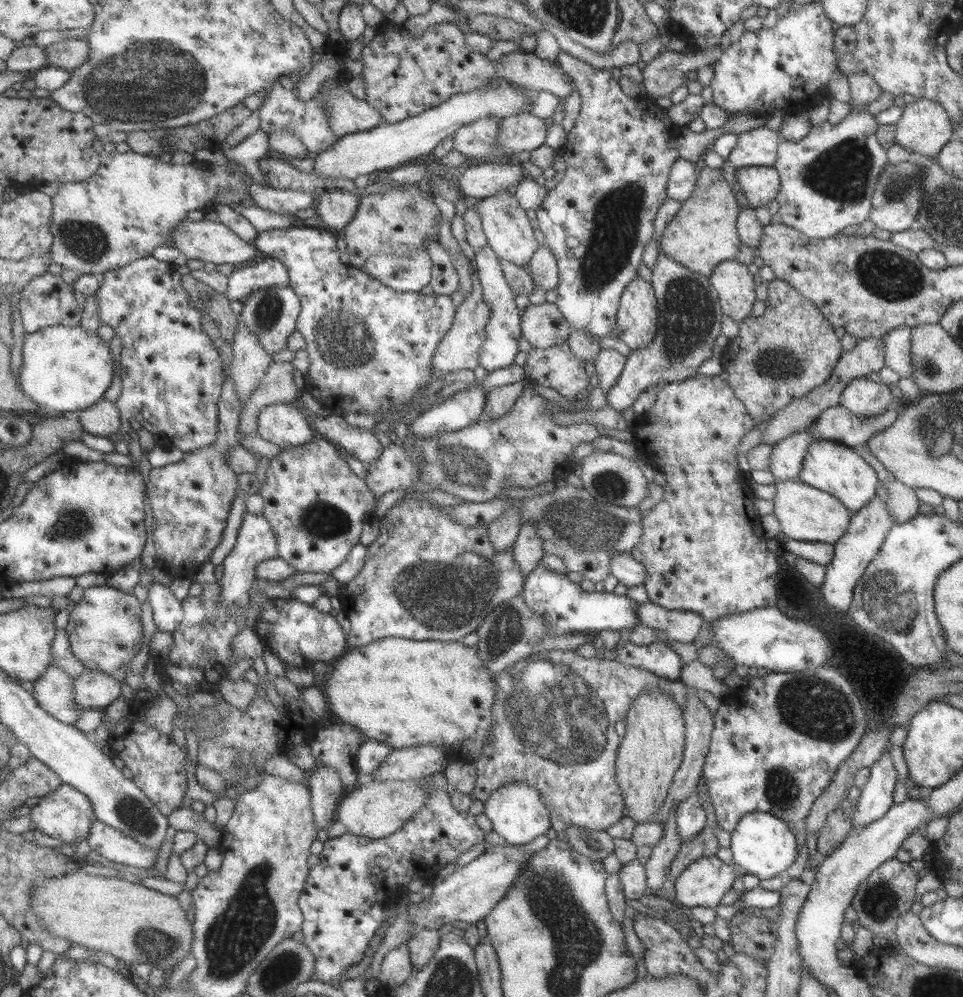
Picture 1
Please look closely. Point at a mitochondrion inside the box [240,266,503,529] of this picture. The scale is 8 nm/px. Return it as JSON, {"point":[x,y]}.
{"point":[347,340]}

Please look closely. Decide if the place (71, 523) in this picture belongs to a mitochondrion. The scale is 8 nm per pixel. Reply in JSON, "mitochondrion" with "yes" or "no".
{"mitochondrion":"yes"}

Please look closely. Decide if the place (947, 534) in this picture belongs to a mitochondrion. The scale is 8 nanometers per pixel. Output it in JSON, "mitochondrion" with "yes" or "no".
{"mitochondrion":"no"}

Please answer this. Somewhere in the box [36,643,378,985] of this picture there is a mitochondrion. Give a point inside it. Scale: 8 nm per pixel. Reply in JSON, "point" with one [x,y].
{"point":[234,940]}

